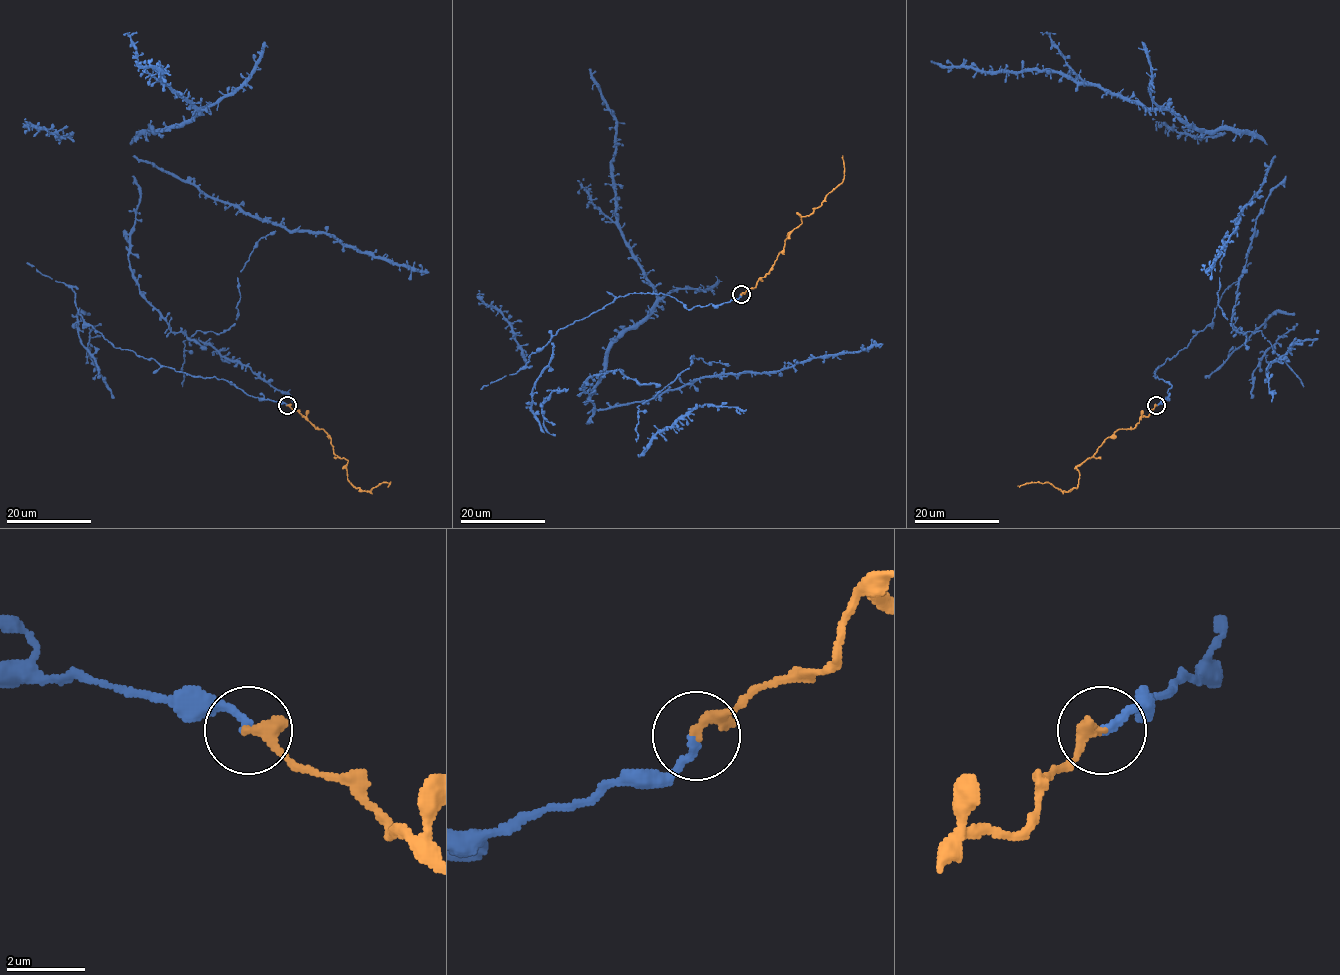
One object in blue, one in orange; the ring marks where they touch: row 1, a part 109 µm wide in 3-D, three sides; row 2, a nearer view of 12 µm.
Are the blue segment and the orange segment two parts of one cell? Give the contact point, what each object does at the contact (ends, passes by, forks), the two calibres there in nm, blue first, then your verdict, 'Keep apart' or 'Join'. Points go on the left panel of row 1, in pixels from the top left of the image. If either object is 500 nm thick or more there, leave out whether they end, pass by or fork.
Place: (287, 405). At the ring blue ends. At the ring orange ends. Thickness 200 nm (blue) against 360 nm. Join

